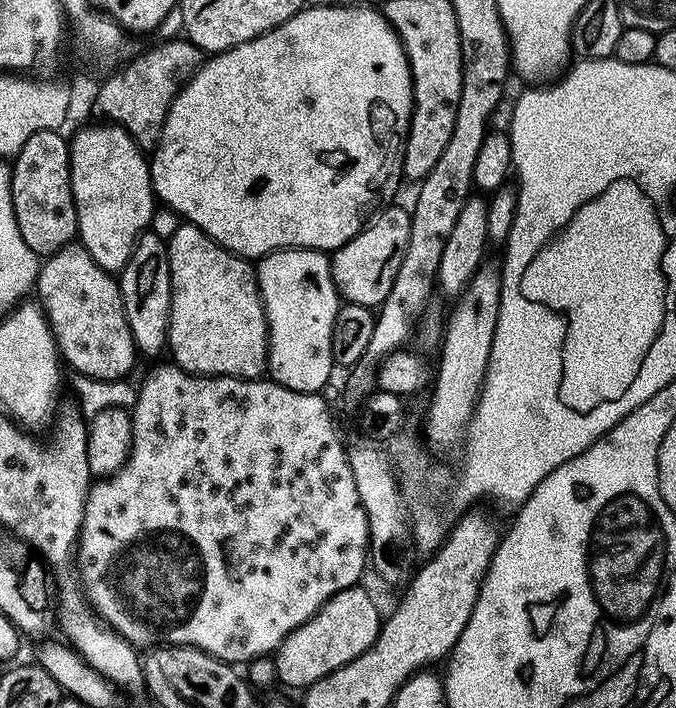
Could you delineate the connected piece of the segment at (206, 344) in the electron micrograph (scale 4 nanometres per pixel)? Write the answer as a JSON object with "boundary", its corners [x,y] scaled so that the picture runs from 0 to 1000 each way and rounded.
{"boundary":[[[277,314],[247,342],[254,431],[246,492],[254,496],[253,507],[294,531],[389,532],[396,517],[396,456],[377,377]]]}

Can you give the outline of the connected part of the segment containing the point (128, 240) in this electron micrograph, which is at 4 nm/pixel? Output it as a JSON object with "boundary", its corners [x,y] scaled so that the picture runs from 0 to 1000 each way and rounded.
{"boundary":[[[141,172],[104,192],[101,205],[102,254],[112,292],[117,343],[151,376],[176,387],[201,346],[203,333],[223,318],[234,288],[225,270],[225,239],[217,219],[186,189],[158,172]]]}

